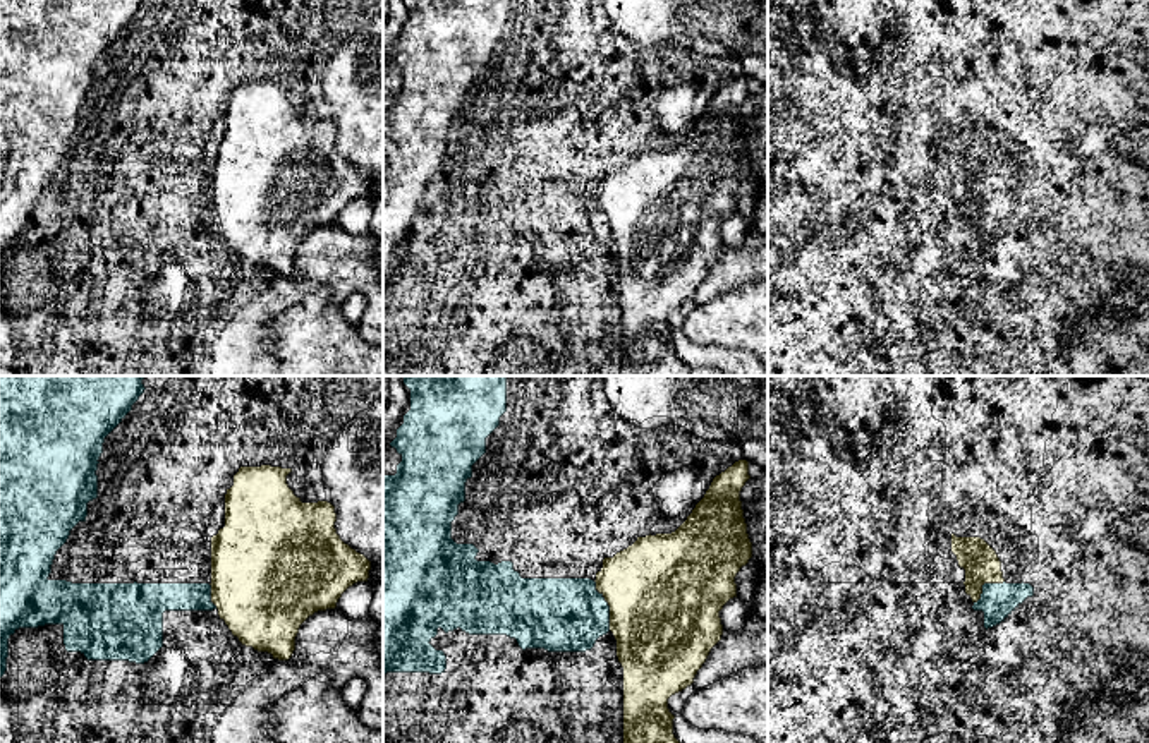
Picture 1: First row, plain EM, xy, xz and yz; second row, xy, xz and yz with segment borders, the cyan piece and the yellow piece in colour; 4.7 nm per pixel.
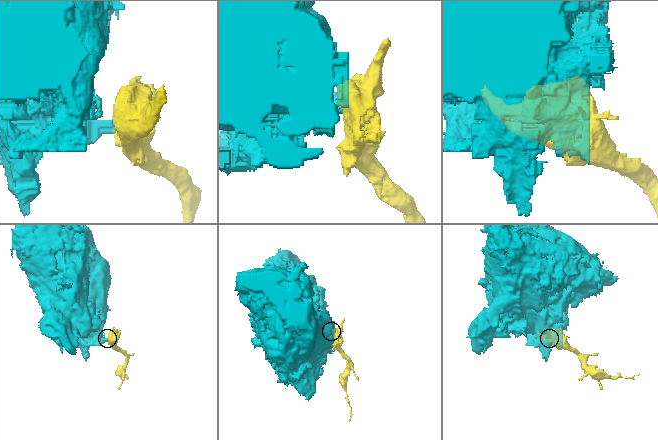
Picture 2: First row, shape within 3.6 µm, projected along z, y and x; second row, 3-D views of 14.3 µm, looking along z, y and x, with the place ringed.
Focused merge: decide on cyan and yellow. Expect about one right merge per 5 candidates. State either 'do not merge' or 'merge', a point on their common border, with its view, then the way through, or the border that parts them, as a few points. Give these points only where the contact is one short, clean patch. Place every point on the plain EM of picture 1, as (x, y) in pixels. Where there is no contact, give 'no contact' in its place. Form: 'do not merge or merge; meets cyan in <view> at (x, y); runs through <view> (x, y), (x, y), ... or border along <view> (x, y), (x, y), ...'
do not merge; meets cyan in xz at (608, 222); border along xz (593, 196), (608, 222), (610, 246)

